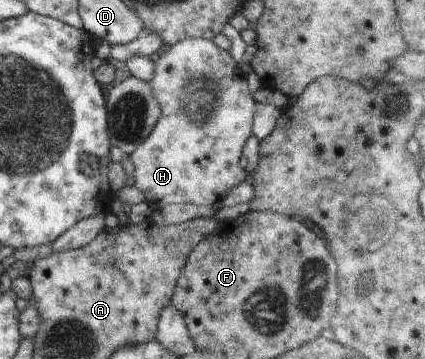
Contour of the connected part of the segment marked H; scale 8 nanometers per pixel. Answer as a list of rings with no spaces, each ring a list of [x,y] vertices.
[[[187,38],[164,48],[164,54],[158,58],[155,62],[155,73],[152,80],[148,82],[151,86],[152,92],[158,101],[161,108],[160,116],[157,123],[154,125],[152,132],[146,137],[144,142],[140,143],[140,146],[136,147],[136,150],[129,156],[134,165],[134,179],[135,185],[140,192],[144,193],[146,201],[149,204],[153,204],[155,207],[164,206],[168,204],[179,205],[184,203],[190,203],[199,207],[211,207],[212,205],[222,204],[222,199],[234,188],[238,186],[242,181],[249,180],[249,173],[238,164],[240,156],[243,154],[243,148],[248,140],[248,137],[252,136],[253,130],[253,116],[255,113],[255,104],[257,103],[250,95],[248,91],[248,80],[246,73],[238,67],[236,61],[232,58],[228,51],[222,50],[213,40],[201,39],[201,38]]]

